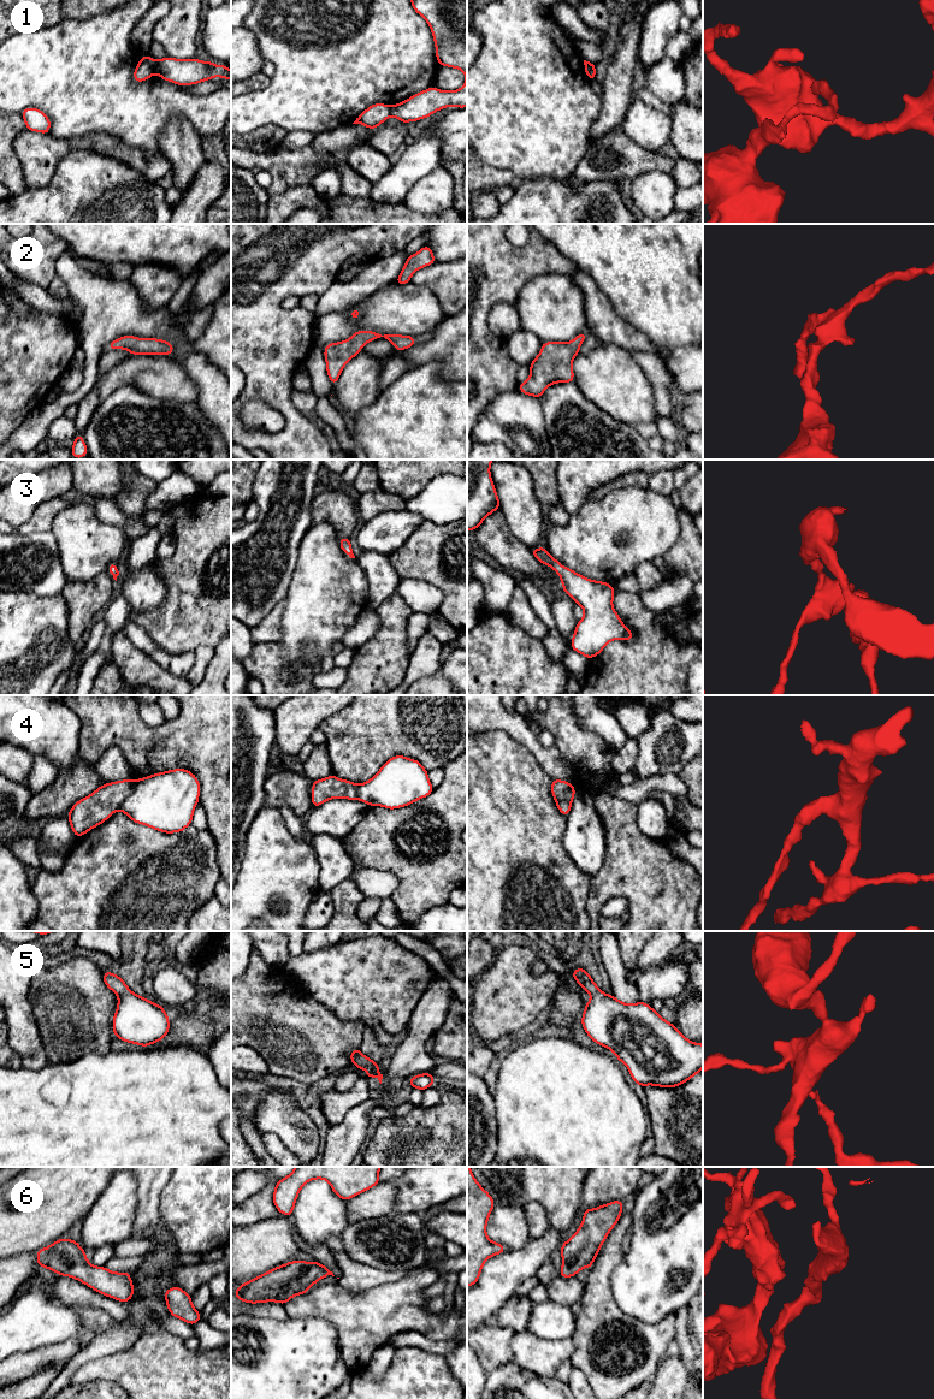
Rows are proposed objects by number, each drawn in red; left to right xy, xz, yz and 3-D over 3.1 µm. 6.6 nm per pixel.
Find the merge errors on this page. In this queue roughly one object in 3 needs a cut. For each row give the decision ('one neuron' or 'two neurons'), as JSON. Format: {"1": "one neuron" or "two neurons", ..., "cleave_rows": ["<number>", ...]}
{"1": "two neurons", "2": "one neuron", "3": "one neuron", "4": "two neurons", "5": "one neuron", "6": "one neuron", "cleave_rows": ["1", "4"]}

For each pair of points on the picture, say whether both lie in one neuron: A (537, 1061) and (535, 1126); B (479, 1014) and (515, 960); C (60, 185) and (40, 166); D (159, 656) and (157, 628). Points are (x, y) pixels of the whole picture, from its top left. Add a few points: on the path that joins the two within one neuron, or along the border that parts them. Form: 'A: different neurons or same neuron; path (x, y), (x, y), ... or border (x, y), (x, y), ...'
A: same neuron; path (537, 1077), (537, 1110)
B: same neuron; path (492, 1001), (508, 985), (510, 973)
C: different neurons; border (69, 153), (45, 185), (28, 189)
D: different neurons; border (139, 626), (166, 652), (185, 652)

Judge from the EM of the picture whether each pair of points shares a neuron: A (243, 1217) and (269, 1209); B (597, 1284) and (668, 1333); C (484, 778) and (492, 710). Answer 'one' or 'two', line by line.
A: one
B: one
C: two

